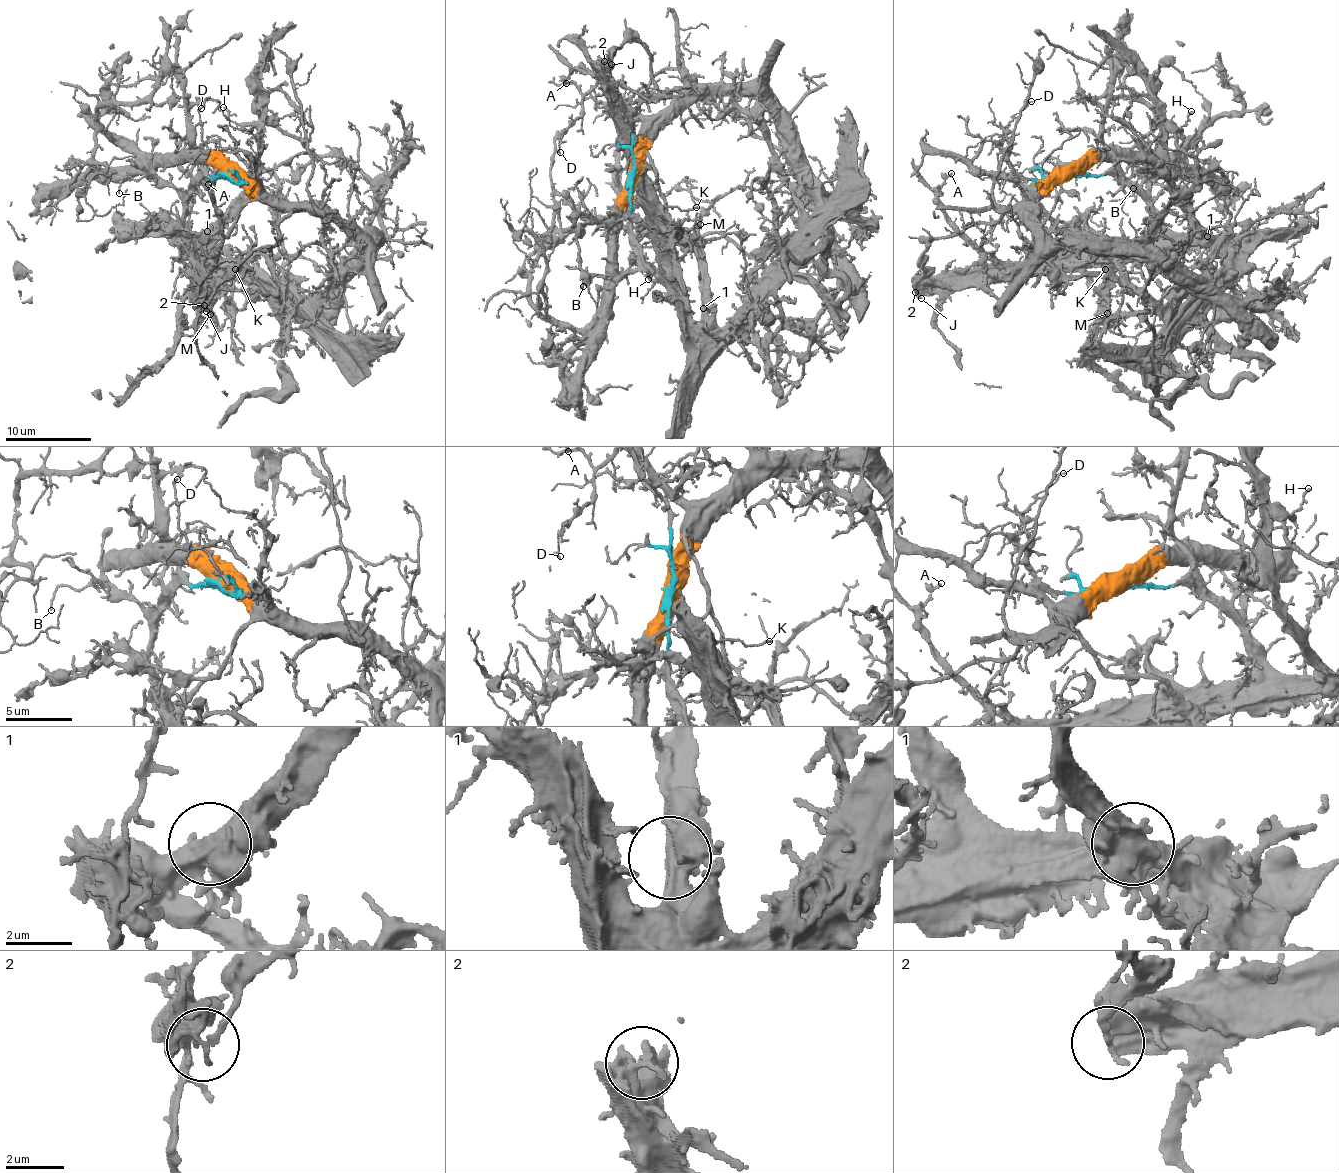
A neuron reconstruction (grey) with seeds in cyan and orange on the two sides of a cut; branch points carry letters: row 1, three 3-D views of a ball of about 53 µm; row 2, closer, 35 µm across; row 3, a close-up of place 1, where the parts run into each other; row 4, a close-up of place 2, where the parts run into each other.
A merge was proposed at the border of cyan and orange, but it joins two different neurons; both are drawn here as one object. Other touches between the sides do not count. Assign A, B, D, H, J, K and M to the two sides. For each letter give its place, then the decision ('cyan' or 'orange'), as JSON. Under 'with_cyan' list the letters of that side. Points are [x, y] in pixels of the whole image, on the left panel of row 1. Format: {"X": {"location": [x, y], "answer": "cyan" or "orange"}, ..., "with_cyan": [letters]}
{"A": {"location": [208, 184], "answer": "cyan"}, "B": {"location": [119, 193], "answer": "cyan"}, "D": {"location": [201, 108], "answer": "orange"}, "H": {"location": [223, 107], "answer": "cyan"}, "J": {"location": [206, 311], "answer": "cyan"}, "K": {"location": [235, 269], "answer": "cyan"}, "M": {"location": [210, 314], "answer": "cyan"}, "with_cyan": ["A", "B", "H", "J", "K", "M"]}

